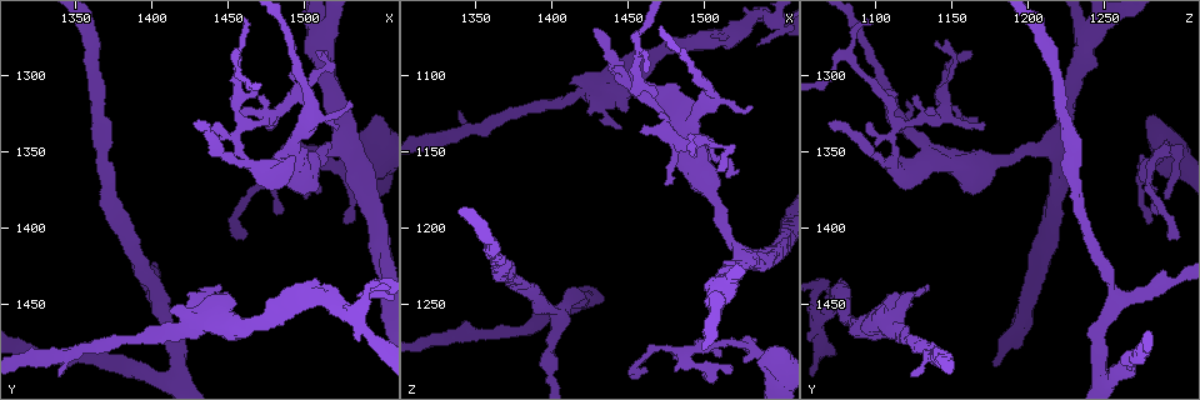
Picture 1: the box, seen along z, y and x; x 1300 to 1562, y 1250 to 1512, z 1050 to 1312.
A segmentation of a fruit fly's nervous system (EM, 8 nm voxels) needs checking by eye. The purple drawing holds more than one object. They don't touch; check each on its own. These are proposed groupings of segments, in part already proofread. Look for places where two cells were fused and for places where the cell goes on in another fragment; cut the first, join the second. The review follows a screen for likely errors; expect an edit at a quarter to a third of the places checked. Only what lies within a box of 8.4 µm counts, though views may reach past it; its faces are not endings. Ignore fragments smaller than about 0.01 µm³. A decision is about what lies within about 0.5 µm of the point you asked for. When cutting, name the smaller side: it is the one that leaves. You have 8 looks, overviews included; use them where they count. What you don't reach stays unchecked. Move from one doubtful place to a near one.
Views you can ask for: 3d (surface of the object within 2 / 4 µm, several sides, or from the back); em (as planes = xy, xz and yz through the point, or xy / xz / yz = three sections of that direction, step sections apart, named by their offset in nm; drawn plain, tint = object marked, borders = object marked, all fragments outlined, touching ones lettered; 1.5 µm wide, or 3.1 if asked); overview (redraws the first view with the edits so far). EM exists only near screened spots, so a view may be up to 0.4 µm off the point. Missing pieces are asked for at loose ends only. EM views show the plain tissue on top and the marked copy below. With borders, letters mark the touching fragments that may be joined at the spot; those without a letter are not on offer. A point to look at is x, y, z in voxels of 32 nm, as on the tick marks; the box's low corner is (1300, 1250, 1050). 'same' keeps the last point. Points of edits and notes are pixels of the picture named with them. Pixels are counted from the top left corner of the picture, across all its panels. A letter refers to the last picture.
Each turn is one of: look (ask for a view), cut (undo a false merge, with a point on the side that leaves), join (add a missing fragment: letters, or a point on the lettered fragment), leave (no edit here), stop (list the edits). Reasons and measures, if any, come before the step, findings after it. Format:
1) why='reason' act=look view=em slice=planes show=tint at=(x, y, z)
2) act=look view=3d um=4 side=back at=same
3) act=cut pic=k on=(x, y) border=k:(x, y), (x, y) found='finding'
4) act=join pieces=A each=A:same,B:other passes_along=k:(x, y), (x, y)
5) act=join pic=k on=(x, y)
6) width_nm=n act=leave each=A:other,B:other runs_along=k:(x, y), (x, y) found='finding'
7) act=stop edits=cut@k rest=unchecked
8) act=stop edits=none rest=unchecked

why='free end' act=look view=em slice=planes show=tint at=(1534, 1446, 1078)

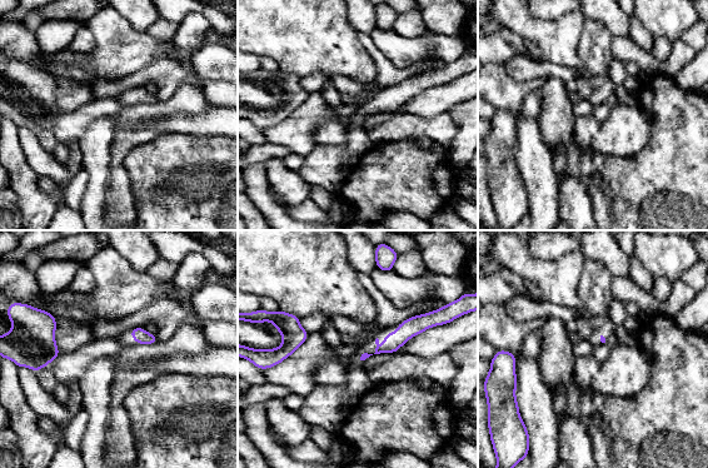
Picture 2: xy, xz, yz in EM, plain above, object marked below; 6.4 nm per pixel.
why='what lies round it' act=look view=em slice=planes show=borders at=same

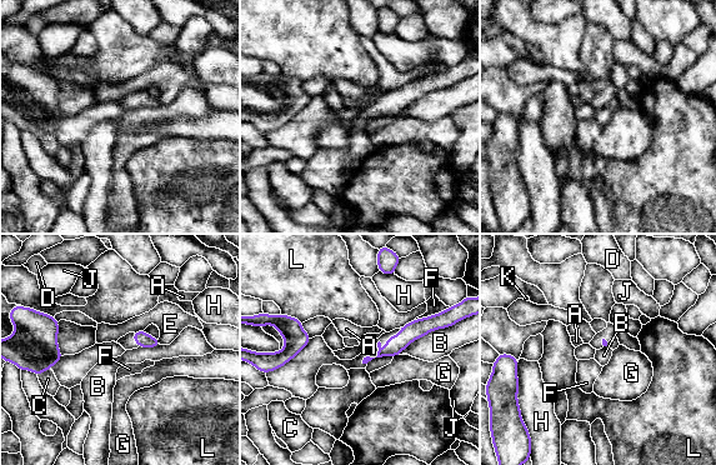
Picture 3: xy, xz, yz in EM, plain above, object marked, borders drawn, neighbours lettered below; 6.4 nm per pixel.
act=leave each=A:other,B:other,C:other,D:other,E:other,F:other,G:other,H:other,J:other,K:other,L:other border=3:(442, 328), (415, 339), (399, 354) found='no lettered fragment goes on from it'

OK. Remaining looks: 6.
why='abrupt turn' act=look view=3d um=4 at=(1462, 1358, 1110)

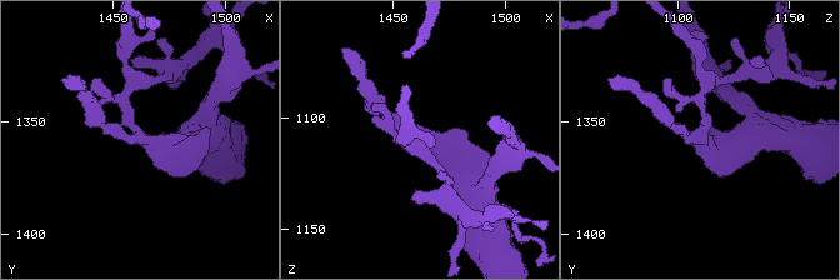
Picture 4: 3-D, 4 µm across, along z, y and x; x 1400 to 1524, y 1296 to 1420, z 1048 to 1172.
arms=3 arm_widths_nm=170,170,460 act=look view=em slice=planes show=tint at=(1463, 1356, 1112)

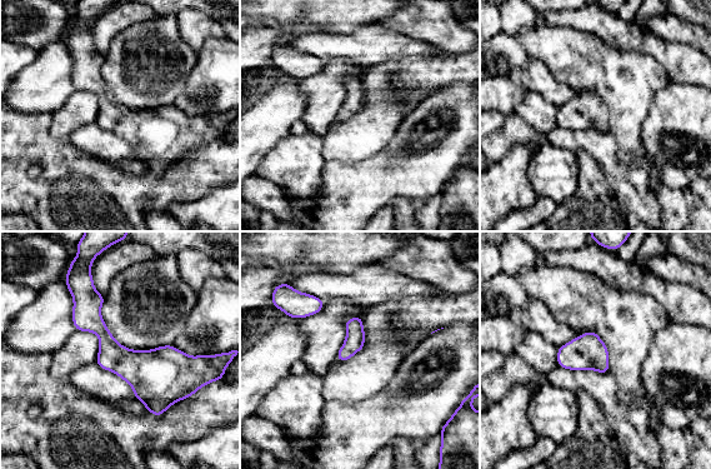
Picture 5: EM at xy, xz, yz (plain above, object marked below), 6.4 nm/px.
act=look view=em slice=planes show=borders at=same

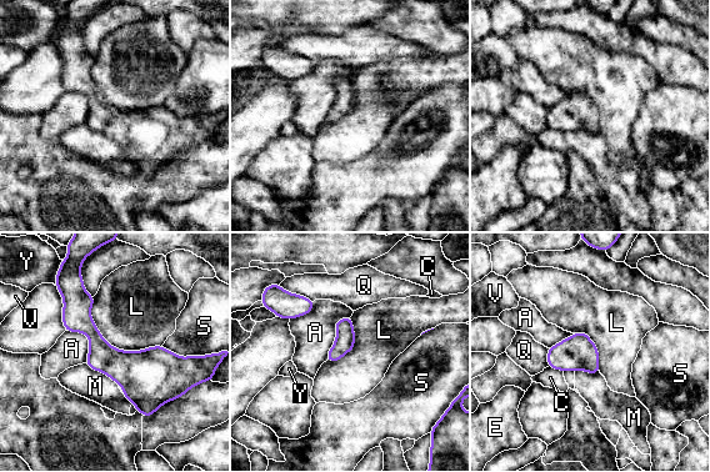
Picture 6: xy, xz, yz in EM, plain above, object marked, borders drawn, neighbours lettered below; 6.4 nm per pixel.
longest_contact=L:550nm act=leave each=A:other,C:other,E:other,L:other,M:other,Q:other,S:other,V:other,Y:other border=6:(93, 296), (108, 342), (161, 346) found='one cell here'

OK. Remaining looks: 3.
why='an open end' act=look view=em slice=xy step=8 show=borders at=(1492, 1280, 1138)

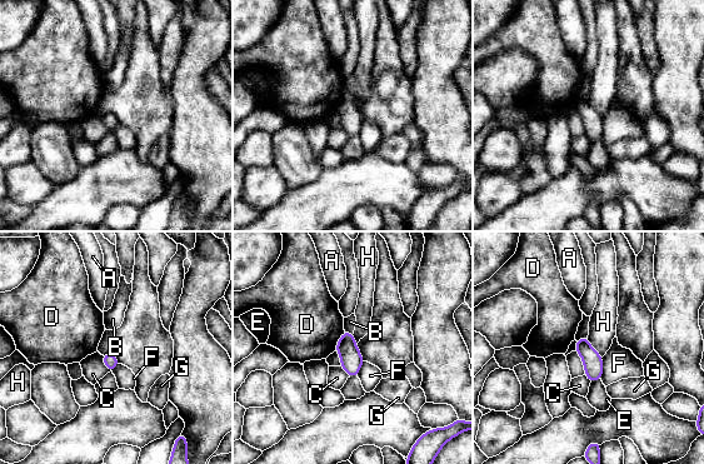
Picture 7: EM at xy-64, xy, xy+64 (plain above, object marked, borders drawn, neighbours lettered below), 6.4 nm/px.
act=look view=em slice=yz step=8 show=borders at=same

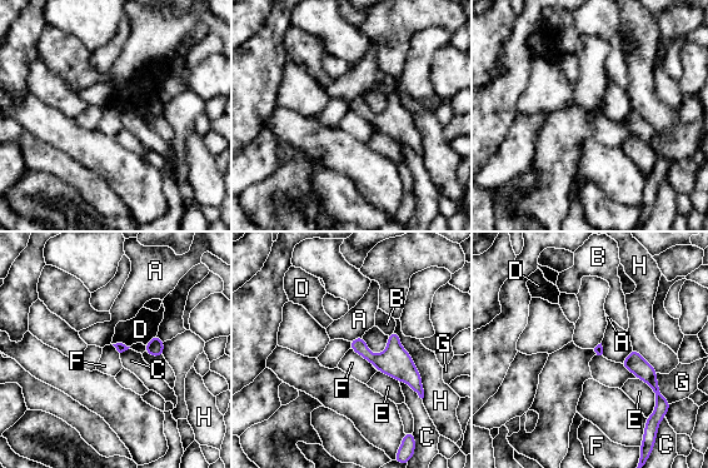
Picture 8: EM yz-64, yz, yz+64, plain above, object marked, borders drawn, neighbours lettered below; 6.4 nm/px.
longest_contact=H:480nm act=leave each=A:other,B:other,C:other,D:other,E:other,F:other,G:other,H:other border=8:(350, 348), (372, 366) found='no lettered fragment goes on from it'

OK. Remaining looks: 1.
act=stop edits=none rest=unchecked

